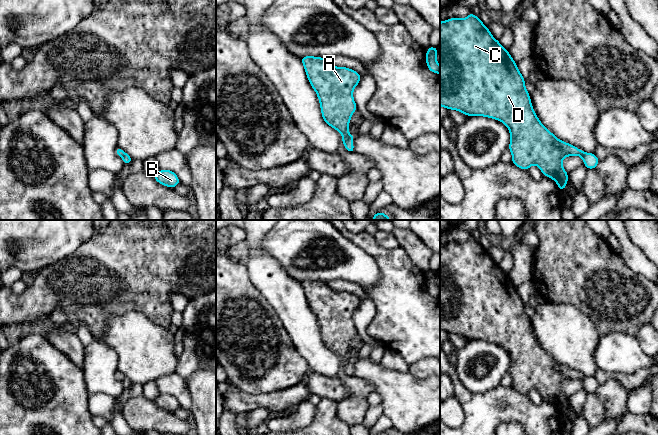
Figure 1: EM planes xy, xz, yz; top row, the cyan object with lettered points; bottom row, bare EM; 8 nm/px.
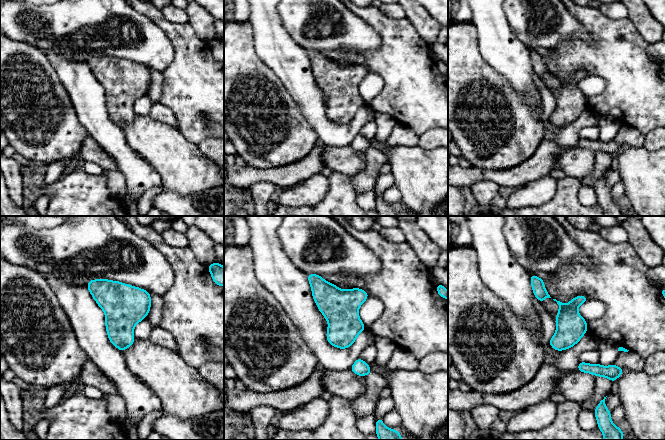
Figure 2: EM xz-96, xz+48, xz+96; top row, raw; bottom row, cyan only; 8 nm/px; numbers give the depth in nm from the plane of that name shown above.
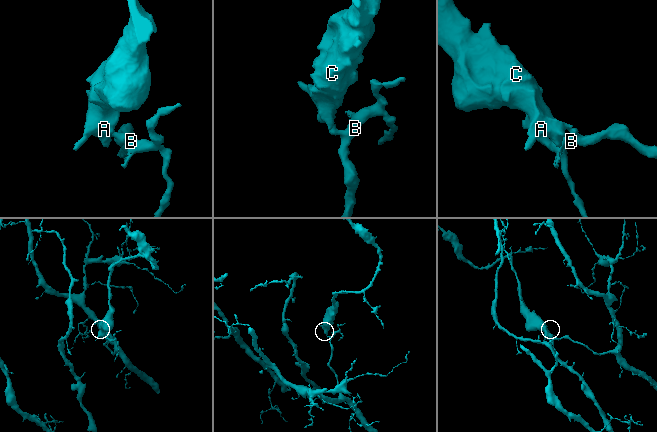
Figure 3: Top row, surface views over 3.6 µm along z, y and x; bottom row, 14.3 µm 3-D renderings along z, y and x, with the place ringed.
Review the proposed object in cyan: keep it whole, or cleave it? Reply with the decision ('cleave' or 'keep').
cleave

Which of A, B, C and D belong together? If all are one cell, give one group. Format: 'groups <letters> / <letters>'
groups A C D / B

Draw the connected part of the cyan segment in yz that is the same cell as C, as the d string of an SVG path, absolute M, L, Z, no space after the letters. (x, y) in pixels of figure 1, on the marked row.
M470 12L466 18L449 18L446 21L440 22L440 106L447 108L448 110L454 109L464 113L466 116L484 116L492 119L496 119L504 123L509 129L511 141L508 149L512 153L512 163L522 170L528 170L531 165L537 165L544 176L553 179L559 189L563 192L568 182L568 173L562 166L562 160L567 156L578 155L582 156L585 154L584 151L577 147L559 140L554 134L552 134L538 119L530 100L530 95L525 88L525 80L517 68L516 62L513 60L508 50L504 49L500 42L496 40L489 31L489 28L485 26L482 21Z

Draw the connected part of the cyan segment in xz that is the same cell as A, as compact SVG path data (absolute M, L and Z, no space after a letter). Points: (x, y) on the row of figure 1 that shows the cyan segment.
M304 56L301 61L318 96L323 120L339 131L342 143L346 143L350 136L349 122L357 110L353 90L362 76L353 69L333 66L321 57Z

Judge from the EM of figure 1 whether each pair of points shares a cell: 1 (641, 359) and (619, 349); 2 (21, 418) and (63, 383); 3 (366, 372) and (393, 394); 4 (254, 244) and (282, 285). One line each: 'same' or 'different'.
1: same
2: same
3: same
4: same

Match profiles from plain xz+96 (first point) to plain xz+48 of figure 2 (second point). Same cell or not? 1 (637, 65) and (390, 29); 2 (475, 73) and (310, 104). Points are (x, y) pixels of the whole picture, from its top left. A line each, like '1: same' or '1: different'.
1: same
2: different

